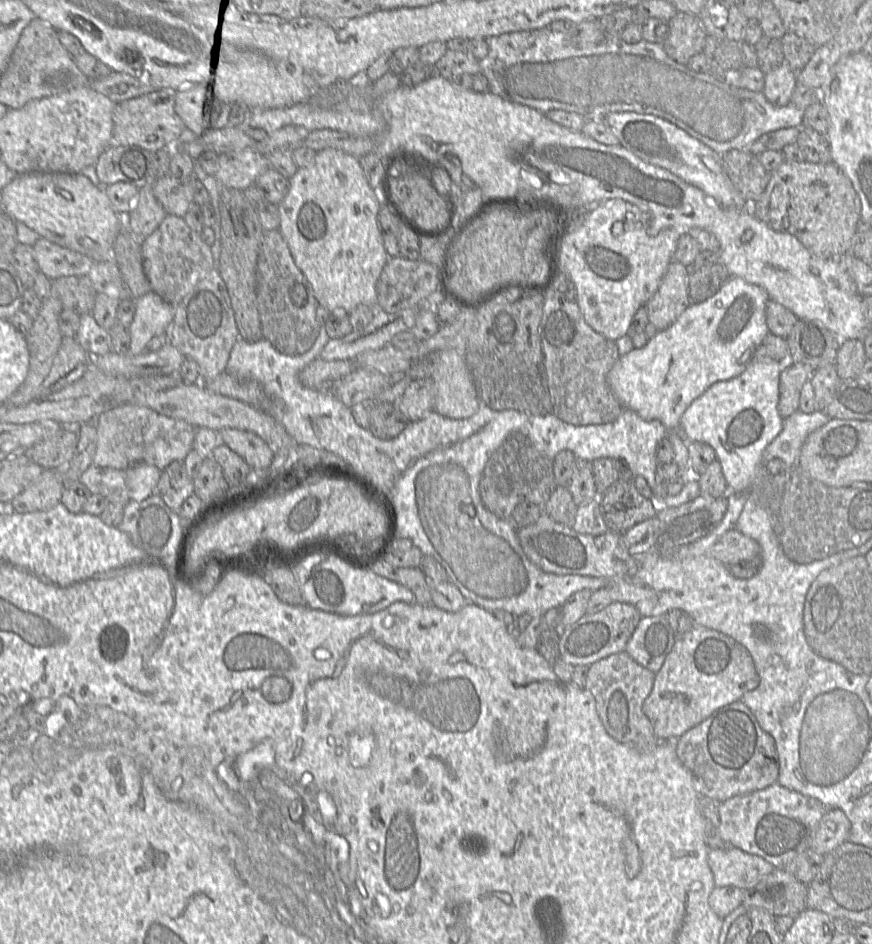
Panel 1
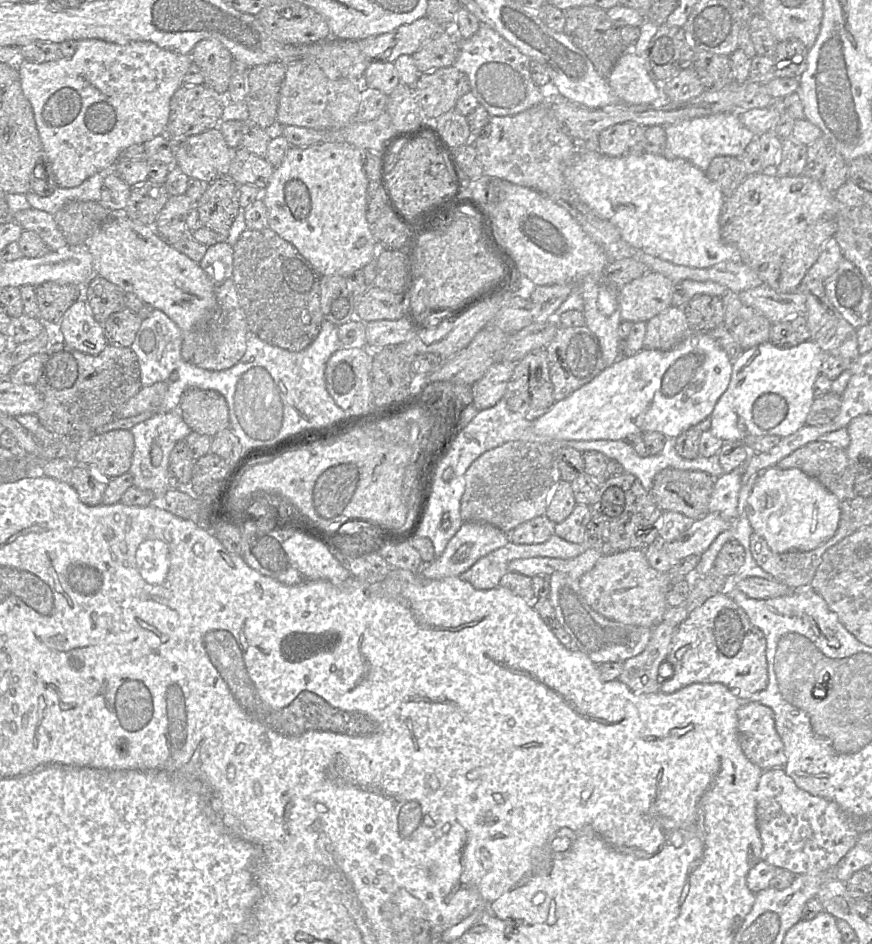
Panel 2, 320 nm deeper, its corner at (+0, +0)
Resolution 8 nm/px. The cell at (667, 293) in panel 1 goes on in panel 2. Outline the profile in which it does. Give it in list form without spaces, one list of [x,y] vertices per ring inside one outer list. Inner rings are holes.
[[[648,272],[620,289],[621,320],[647,322],[672,306],[676,285],[666,276]]]

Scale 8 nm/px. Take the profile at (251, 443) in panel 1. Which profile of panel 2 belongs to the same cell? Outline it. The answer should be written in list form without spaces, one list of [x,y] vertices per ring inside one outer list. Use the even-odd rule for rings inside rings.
[[[187,389],[178,410],[192,431],[210,437],[230,427],[228,404],[215,390]]]

